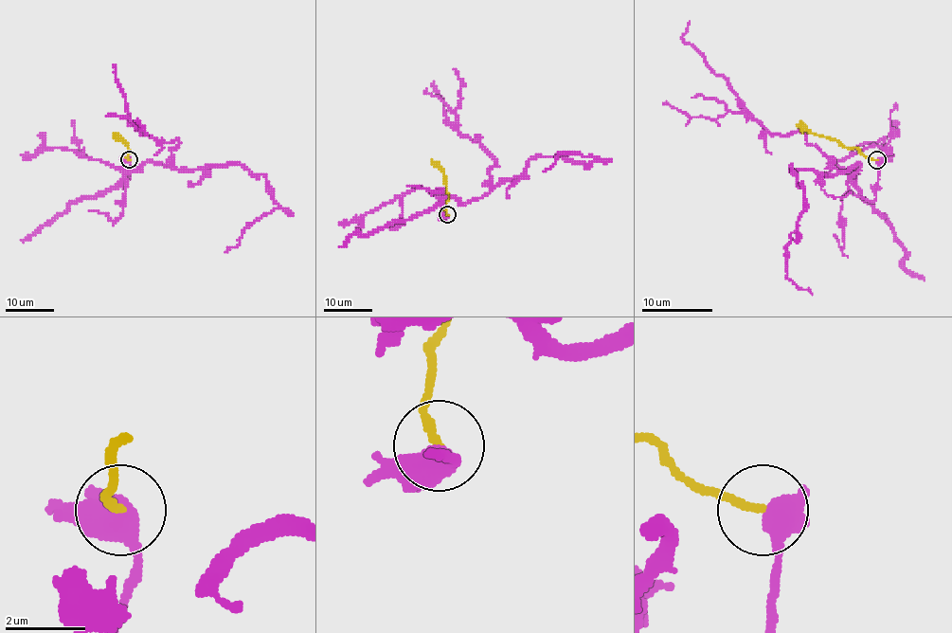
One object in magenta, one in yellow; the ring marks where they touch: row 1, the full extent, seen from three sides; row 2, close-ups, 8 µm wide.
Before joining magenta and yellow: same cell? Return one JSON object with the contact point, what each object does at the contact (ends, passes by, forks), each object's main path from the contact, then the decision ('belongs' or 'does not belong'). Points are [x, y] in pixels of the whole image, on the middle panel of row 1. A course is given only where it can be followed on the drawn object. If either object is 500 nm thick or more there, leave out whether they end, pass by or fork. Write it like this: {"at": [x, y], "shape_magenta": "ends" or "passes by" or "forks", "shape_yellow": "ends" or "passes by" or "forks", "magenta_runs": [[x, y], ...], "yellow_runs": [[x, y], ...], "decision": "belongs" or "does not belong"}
{"at": [447, 214], "shape_magenta": "forks", "shape_yellow": "ends", "magenta_runs": [[446, 214], [444, 196], [462, 204], [487, 196], [538, 156], [599, 159], [558, 153], [544, 171]], "yellow_runs": [[446, 214], [448, 192], [444, 175], [432, 159]], "decision": "belongs"}

